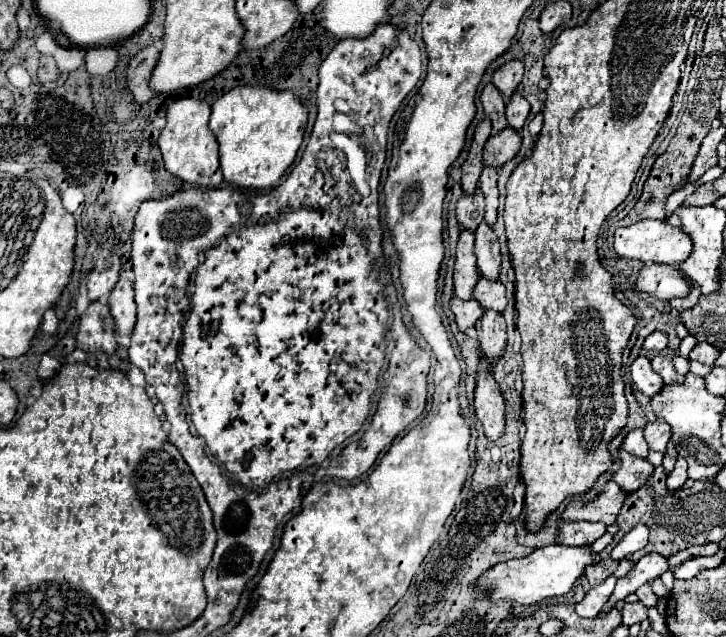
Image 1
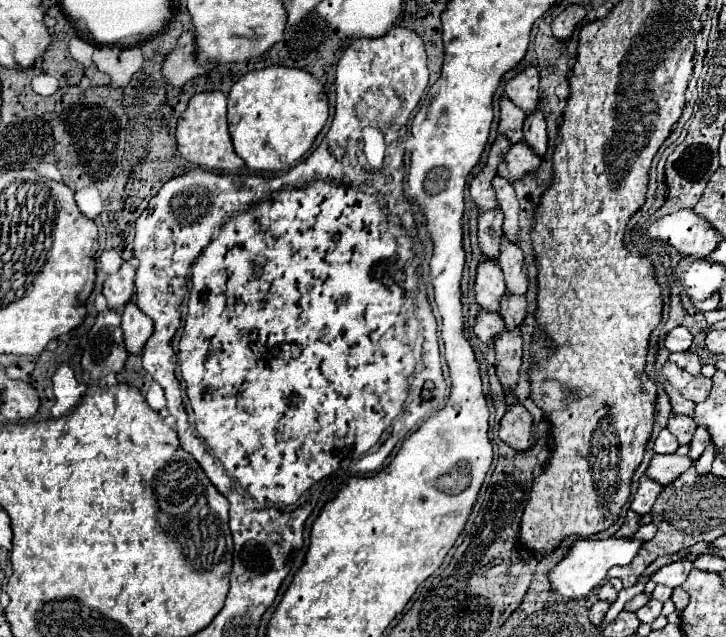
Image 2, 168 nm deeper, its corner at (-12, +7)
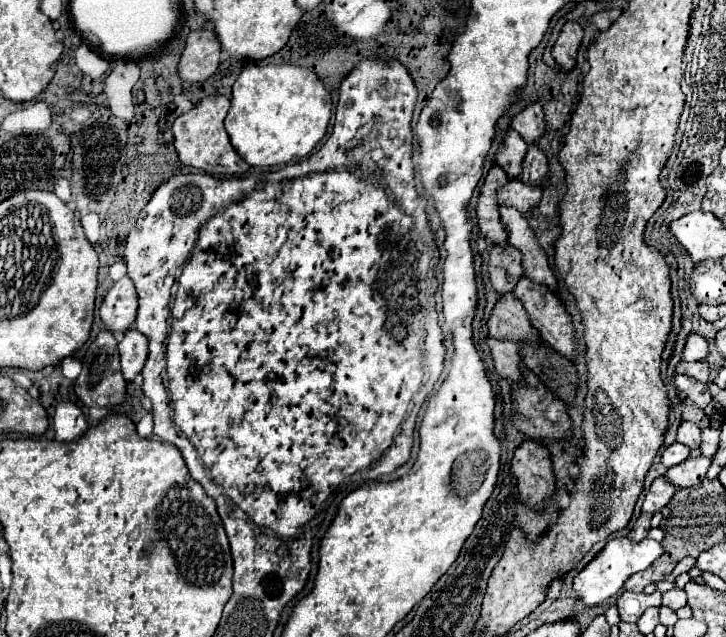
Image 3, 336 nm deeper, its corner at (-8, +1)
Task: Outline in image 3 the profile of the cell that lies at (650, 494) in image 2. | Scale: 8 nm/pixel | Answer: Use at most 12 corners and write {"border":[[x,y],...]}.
{"border":[[658,477],[644,499],[642,511],[660,511],[676,487]]}

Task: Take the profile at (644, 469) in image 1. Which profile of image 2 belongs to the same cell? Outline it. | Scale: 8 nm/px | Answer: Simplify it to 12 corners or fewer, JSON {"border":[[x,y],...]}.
{"border":[[654,455],[646,475],[672,483],[694,463],[680,455]]}

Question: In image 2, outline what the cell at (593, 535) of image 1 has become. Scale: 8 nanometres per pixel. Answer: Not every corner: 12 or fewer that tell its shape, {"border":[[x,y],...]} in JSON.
{"border":[[628,511],[616,537],[632,537],[638,529],[640,517]]}

